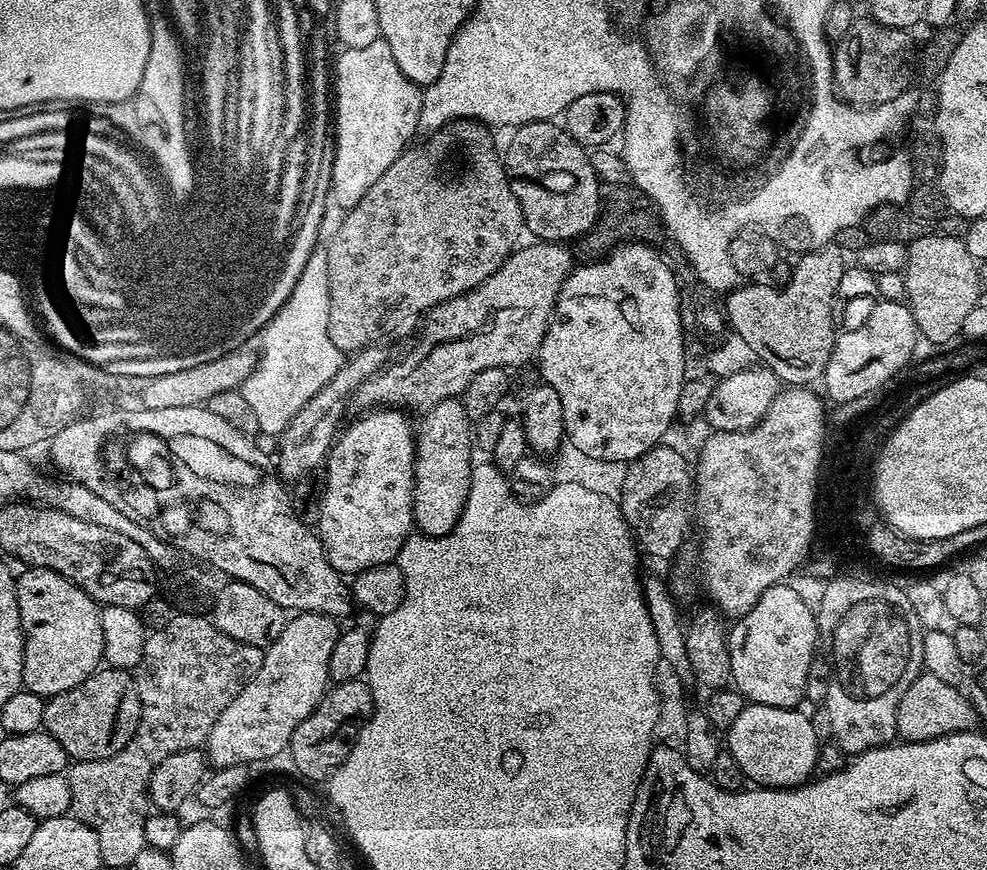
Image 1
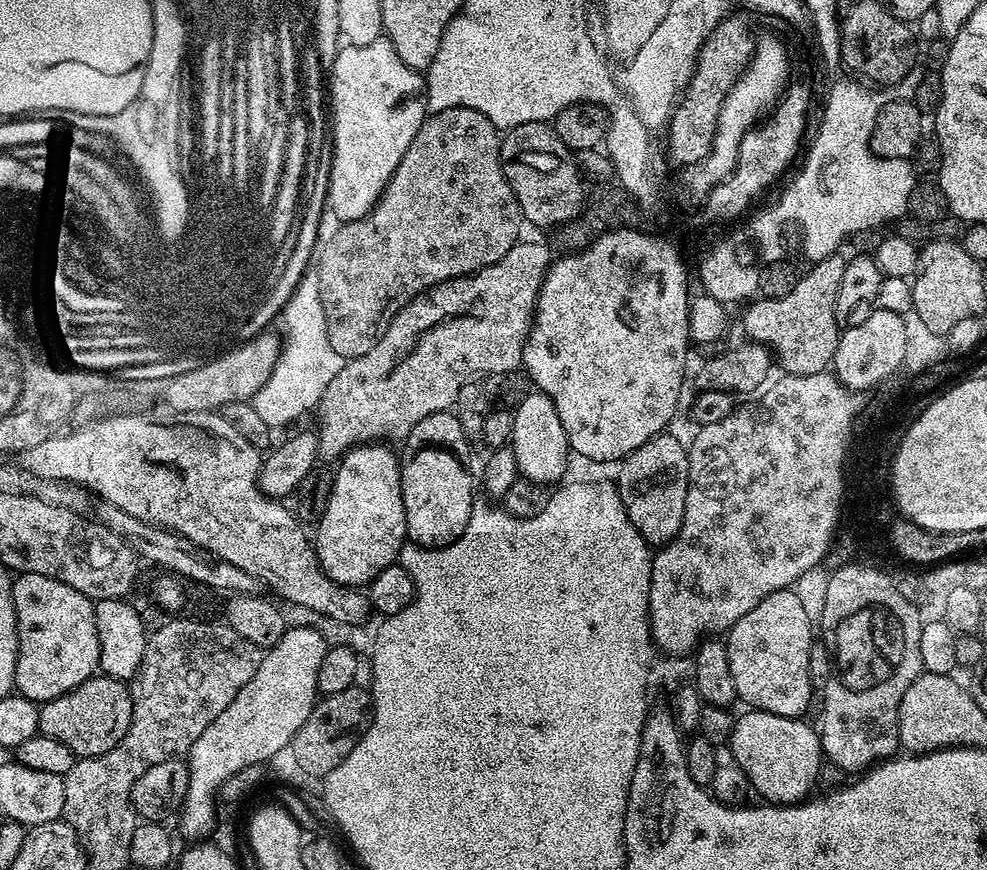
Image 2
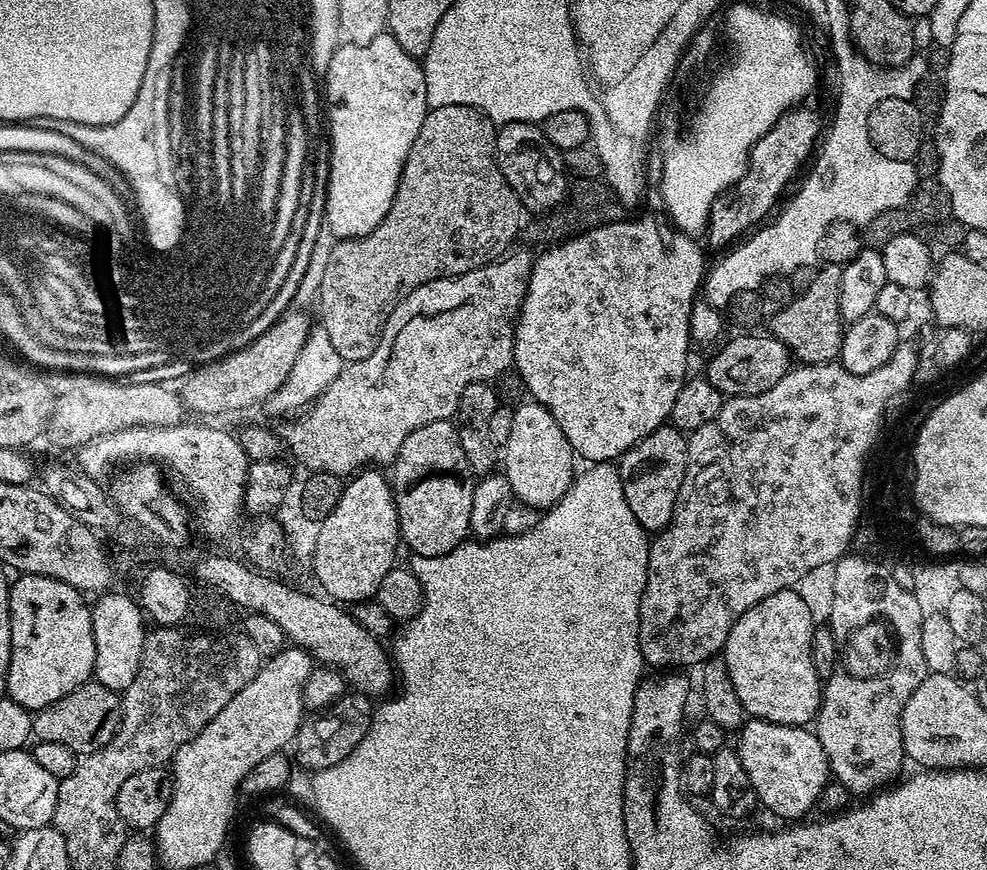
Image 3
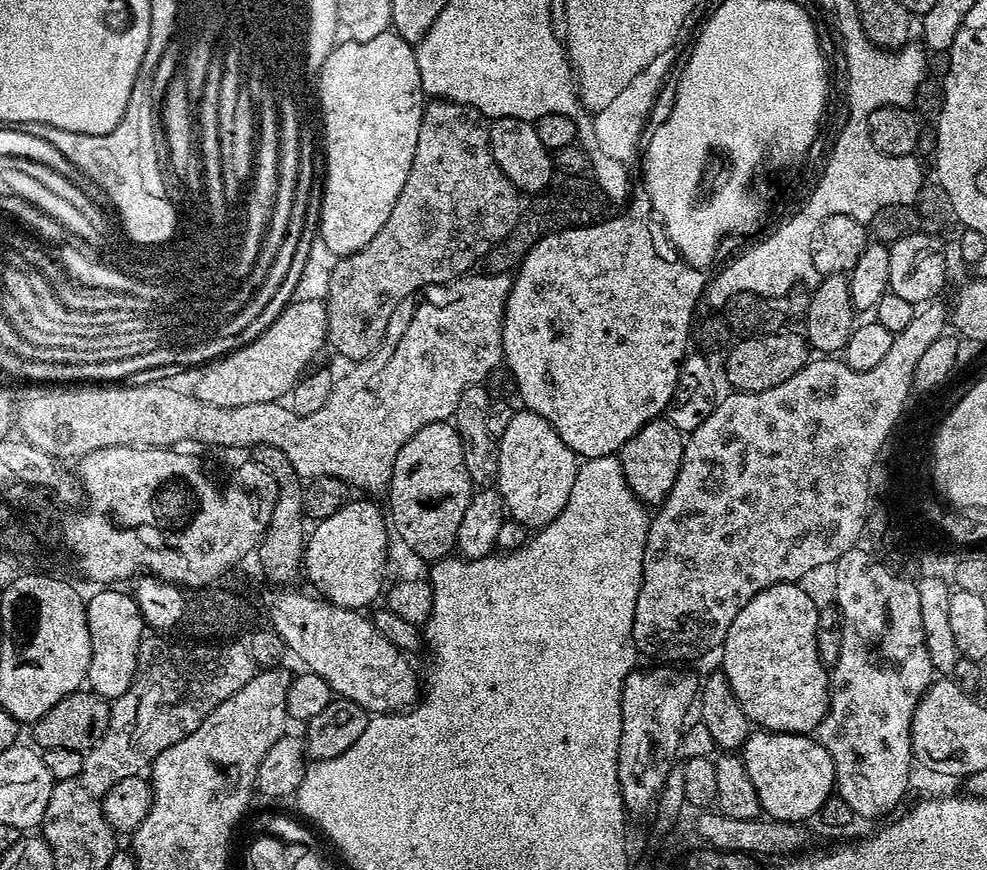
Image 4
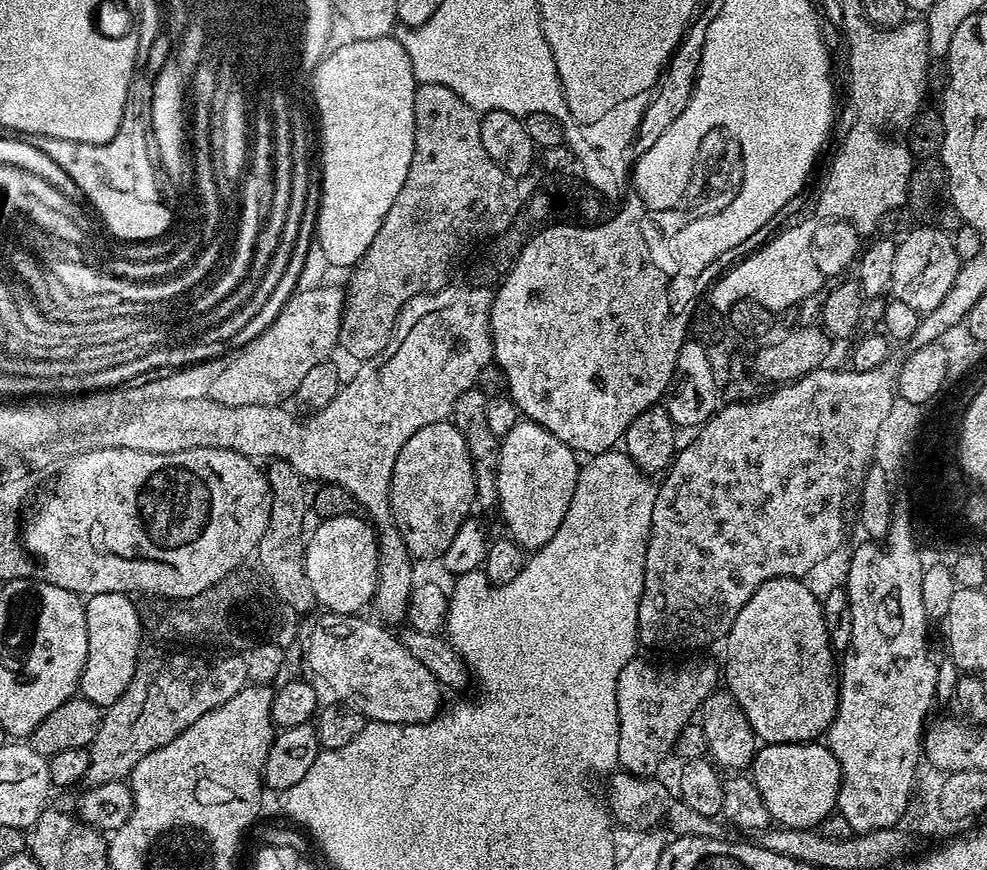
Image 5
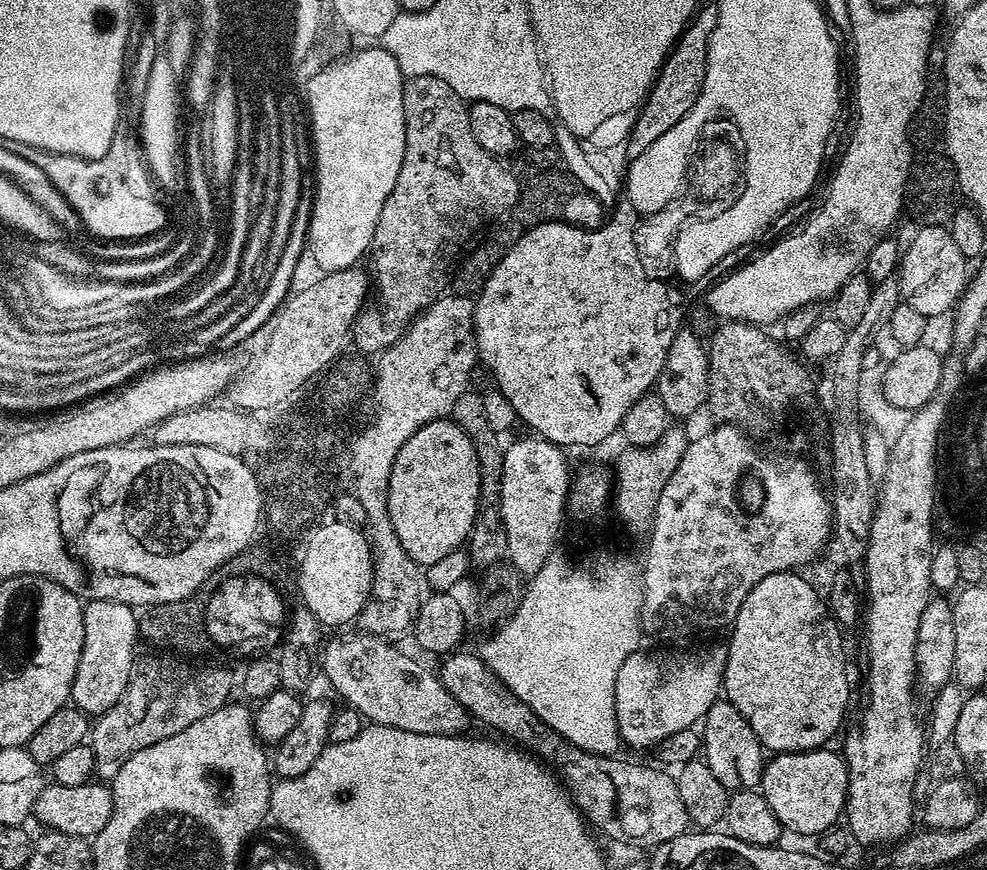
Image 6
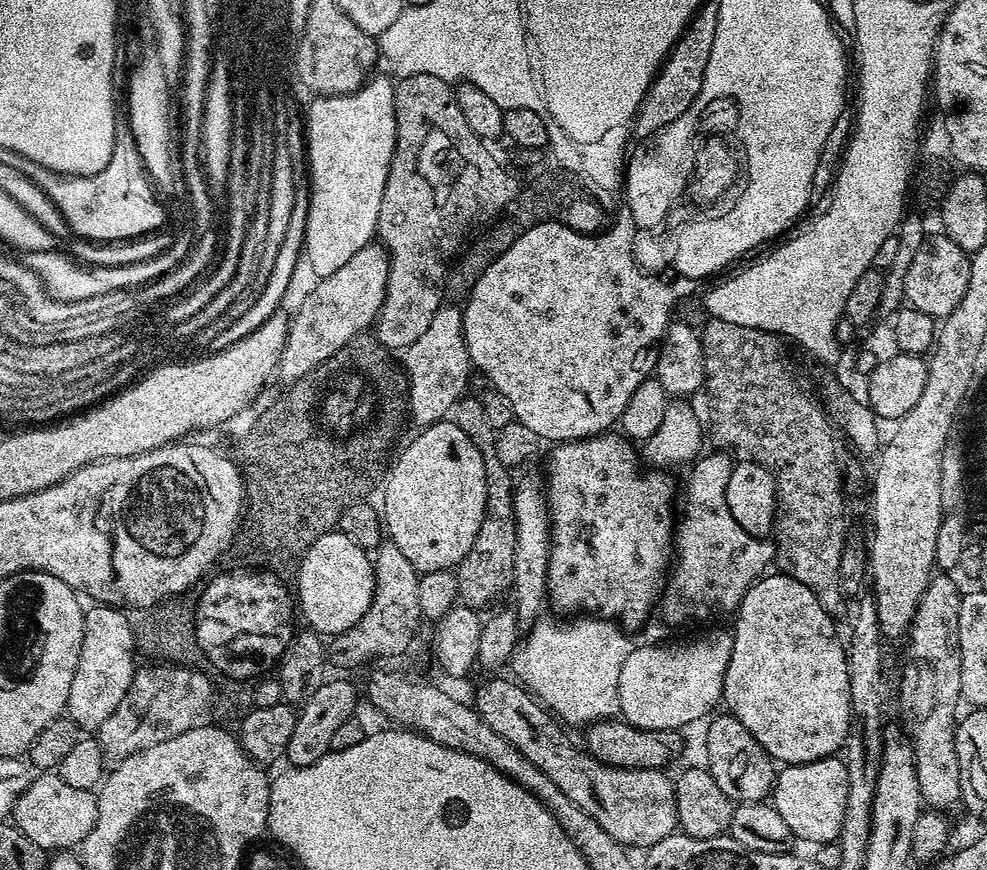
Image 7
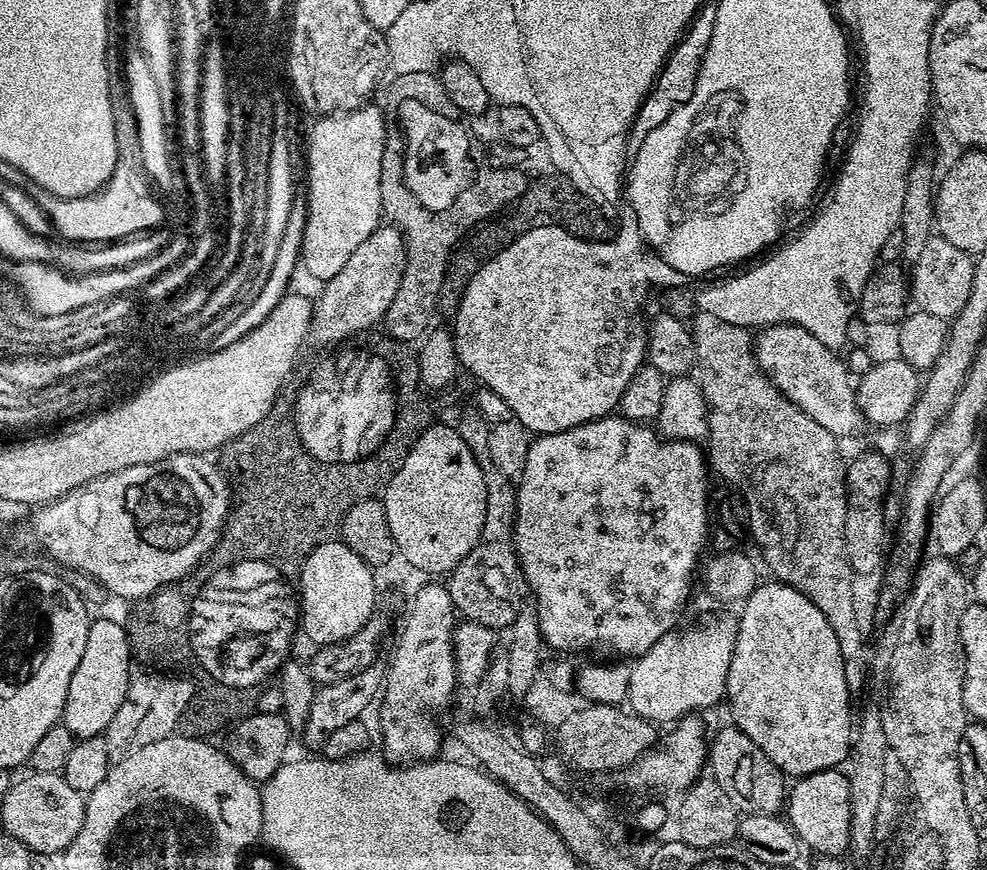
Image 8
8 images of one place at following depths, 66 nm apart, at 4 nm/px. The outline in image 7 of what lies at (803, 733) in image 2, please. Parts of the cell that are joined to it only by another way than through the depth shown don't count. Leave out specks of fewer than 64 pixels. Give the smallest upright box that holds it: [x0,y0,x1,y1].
[771,756,847,846]

